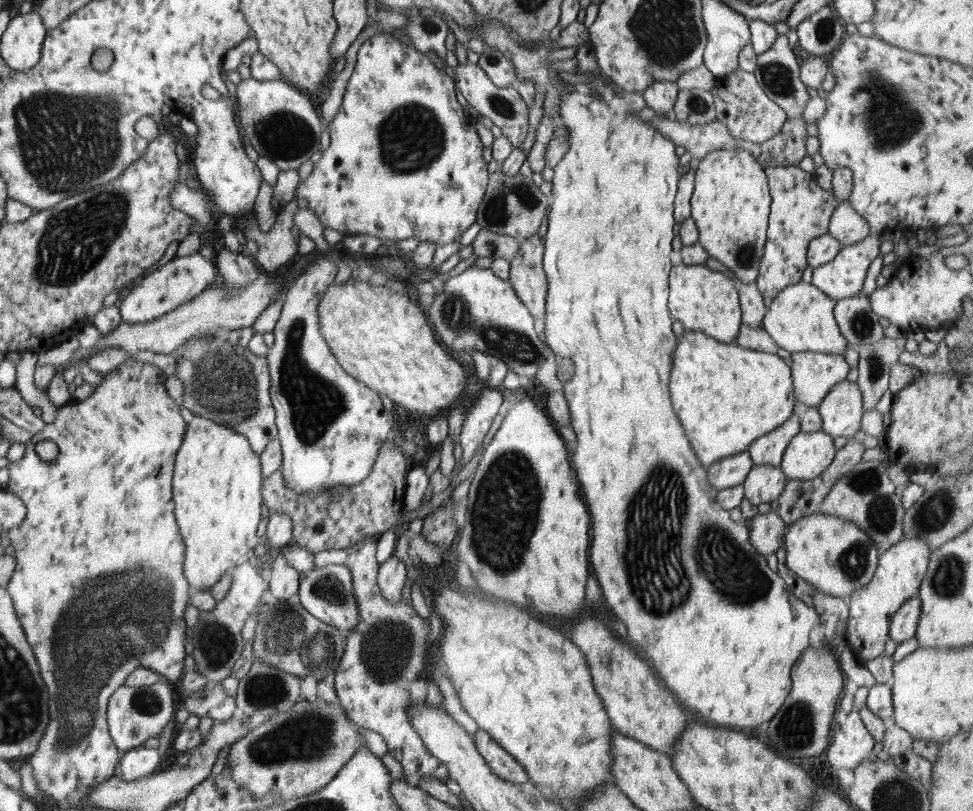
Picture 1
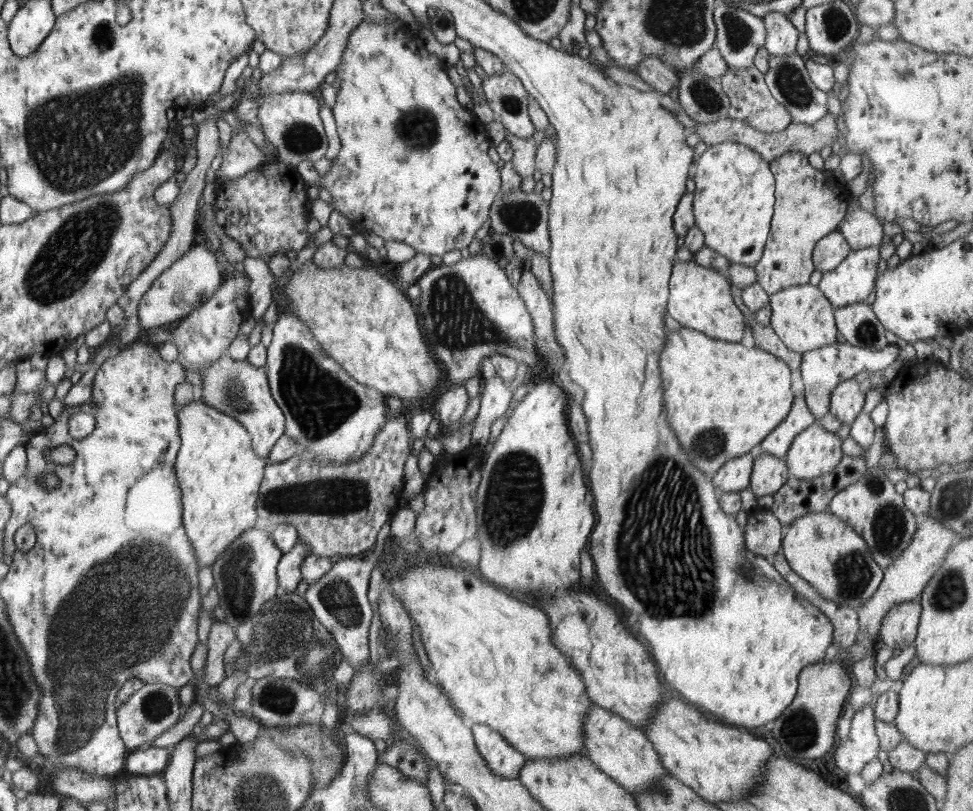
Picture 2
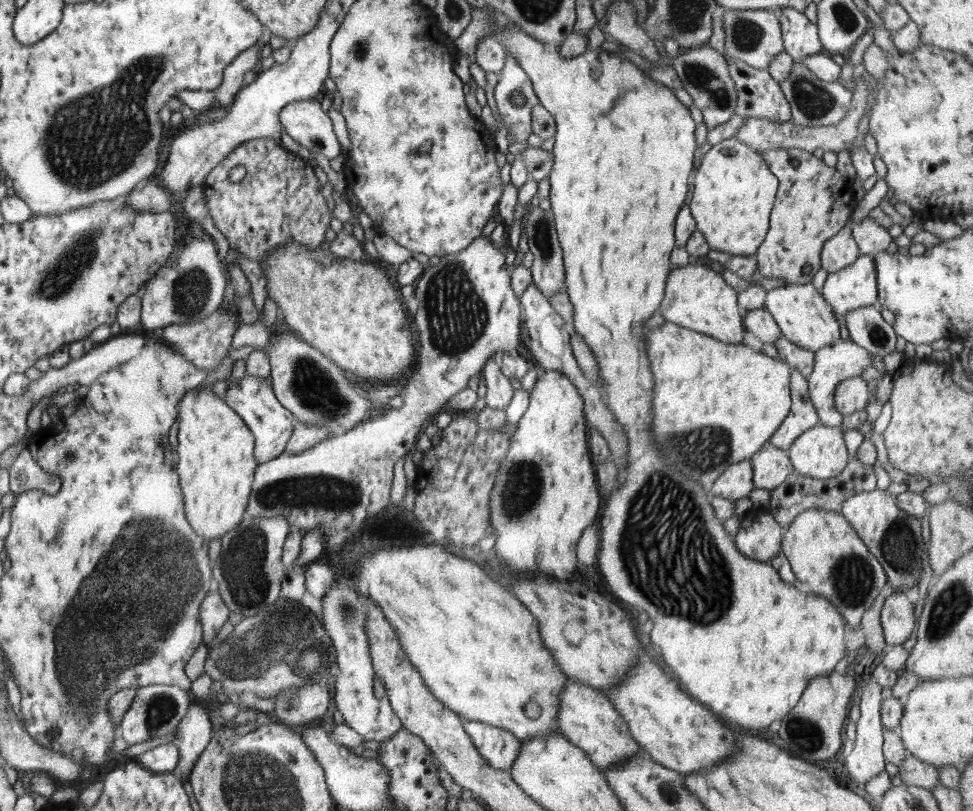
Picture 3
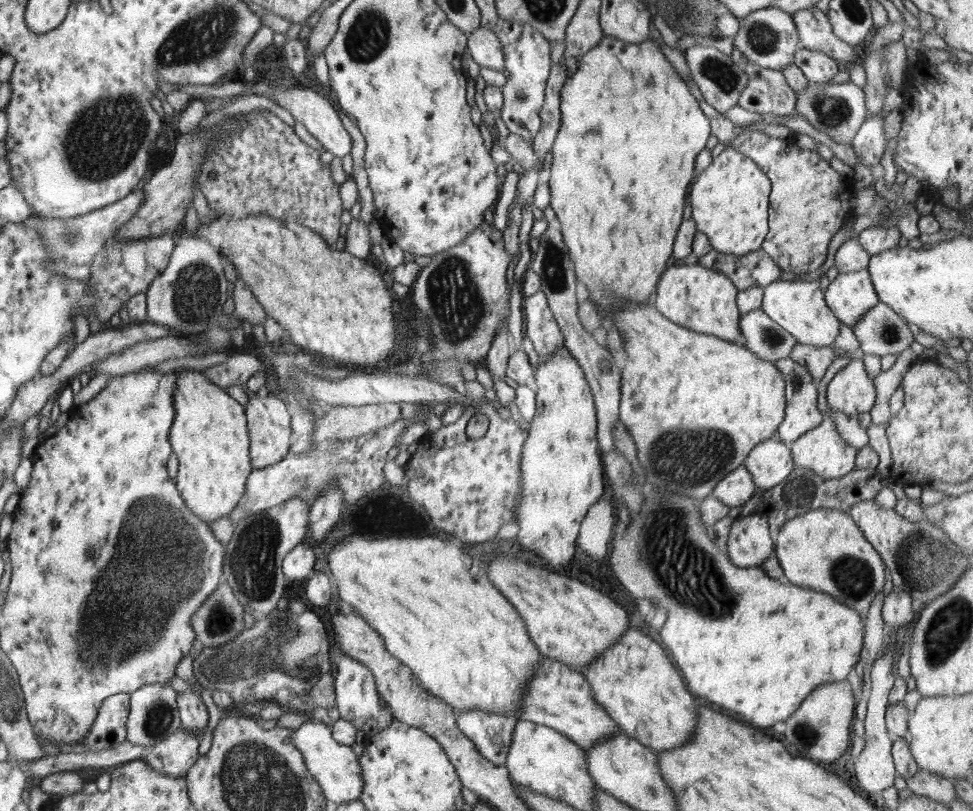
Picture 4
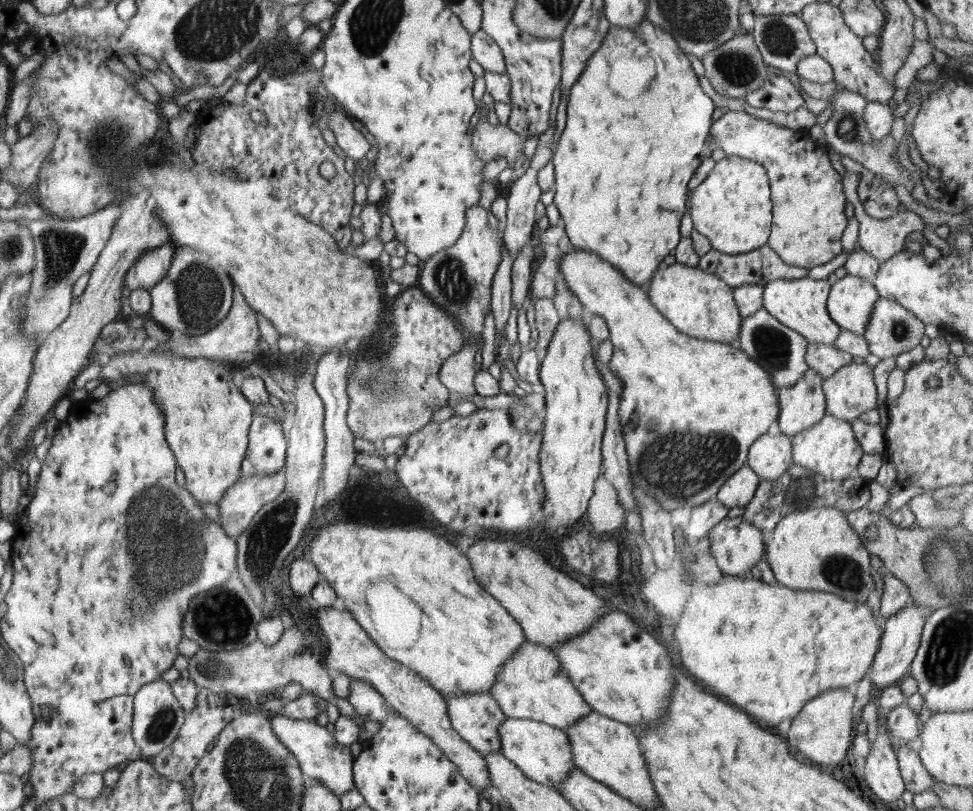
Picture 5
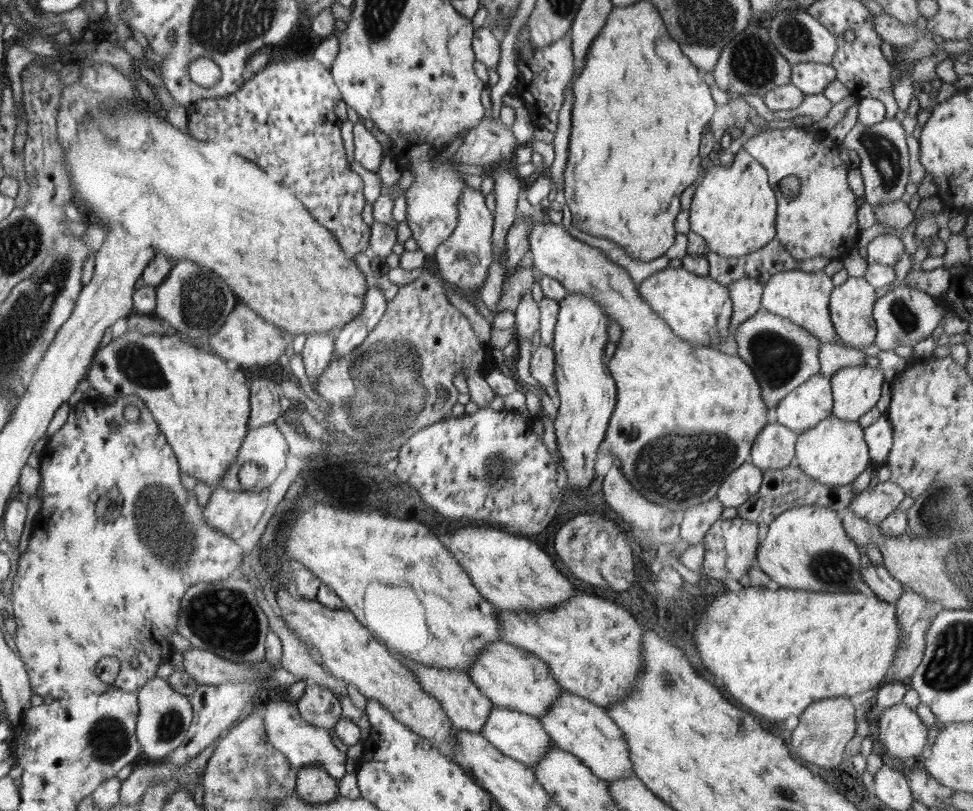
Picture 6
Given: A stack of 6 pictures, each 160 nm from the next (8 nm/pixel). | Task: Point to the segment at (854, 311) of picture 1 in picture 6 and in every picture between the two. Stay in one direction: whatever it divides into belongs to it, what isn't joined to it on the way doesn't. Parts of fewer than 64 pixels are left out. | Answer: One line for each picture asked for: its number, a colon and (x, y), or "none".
2: (857, 323)
3: (867, 328)
4: (881, 331)
5: (893, 329)
6: (905, 316)

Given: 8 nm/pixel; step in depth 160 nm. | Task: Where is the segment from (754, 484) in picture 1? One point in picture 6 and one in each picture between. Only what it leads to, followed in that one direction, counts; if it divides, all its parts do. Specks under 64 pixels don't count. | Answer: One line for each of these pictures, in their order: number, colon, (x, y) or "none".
2: (769, 473)
3: (771, 466)
4: (769, 462)
5: (770, 456)
6: (774, 447)

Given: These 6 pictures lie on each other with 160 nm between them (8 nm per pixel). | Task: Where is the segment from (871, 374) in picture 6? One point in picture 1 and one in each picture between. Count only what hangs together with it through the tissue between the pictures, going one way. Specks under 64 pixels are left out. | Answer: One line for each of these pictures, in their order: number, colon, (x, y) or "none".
1: (842, 408)
2: (847, 400)
3: (852, 394)
4: (850, 391)
5: (849, 392)

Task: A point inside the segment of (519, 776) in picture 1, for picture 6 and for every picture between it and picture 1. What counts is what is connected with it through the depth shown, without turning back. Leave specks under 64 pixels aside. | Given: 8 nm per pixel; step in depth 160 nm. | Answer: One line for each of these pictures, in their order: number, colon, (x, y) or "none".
2: (505, 761)
3: (500, 748)
4: (491, 734)
5: (476, 717)
6: (465, 705)

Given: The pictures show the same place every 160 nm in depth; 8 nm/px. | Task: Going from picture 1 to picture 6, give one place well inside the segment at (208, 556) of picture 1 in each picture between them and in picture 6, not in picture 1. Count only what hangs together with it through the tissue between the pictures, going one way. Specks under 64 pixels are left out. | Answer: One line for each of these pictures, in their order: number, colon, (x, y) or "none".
2: (219, 474)
3: (216, 464)
4: (209, 435)
5: (207, 419)
6: (204, 407)

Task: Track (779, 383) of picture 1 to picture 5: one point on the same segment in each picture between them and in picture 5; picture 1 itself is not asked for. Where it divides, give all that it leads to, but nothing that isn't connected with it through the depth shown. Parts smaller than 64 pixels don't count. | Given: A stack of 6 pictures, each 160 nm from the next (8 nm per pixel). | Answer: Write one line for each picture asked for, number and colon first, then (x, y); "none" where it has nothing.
2: (722, 399)
3: (704, 388)
4: (672, 402)
5: (668, 399)

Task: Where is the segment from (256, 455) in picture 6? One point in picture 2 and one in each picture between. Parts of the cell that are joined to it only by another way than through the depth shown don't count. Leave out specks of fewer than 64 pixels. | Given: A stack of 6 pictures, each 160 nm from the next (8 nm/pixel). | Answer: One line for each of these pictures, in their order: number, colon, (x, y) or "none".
2: (240, 390)
3: (271, 423)
4: (268, 418)
5: (266, 453)

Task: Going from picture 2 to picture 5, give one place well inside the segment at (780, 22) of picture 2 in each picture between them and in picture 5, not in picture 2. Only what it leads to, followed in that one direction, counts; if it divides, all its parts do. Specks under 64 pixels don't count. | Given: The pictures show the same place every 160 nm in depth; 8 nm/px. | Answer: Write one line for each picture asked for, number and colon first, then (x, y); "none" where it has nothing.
3: (801, 38)
4: (815, 31)
5: (854, 68)

